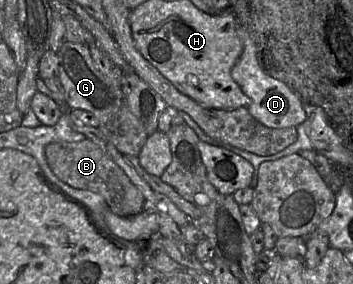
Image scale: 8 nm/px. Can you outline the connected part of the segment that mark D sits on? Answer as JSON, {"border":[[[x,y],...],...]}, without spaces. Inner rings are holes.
{"border":[[[240,25],[236,31],[243,42],[243,53],[232,68],[231,76],[251,99],[250,105],[247,107],[251,115],[270,128],[297,127],[302,124],[306,120],[303,101],[284,82],[275,79],[262,68],[256,45],[248,32]]]}

